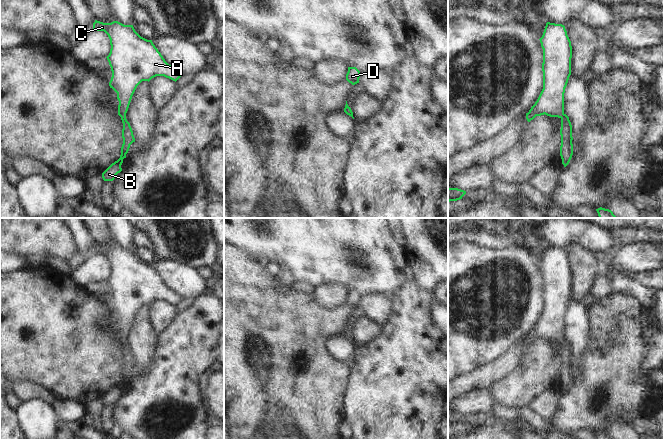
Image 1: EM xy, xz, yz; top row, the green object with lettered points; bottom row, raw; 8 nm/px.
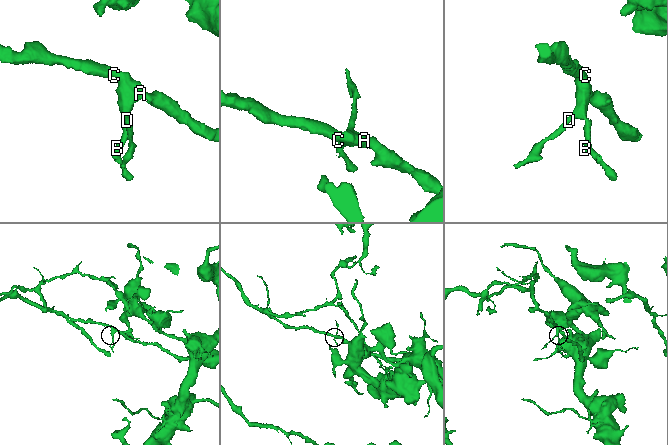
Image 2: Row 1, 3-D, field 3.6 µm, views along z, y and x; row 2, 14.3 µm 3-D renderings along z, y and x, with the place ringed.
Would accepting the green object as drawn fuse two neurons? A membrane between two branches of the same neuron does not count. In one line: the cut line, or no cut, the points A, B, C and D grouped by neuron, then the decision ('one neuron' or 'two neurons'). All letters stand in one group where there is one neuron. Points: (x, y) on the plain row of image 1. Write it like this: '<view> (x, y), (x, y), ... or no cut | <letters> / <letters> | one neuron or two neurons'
no cut | A B C D | one neuron

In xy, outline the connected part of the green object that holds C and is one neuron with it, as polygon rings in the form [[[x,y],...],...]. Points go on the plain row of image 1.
[[[95,244],[93,254],[104,255],[110,263],[111,273],[106,281],[112,295],[109,310],[117,317],[118,339],[123,347],[120,382],[102,397],[104,405],[113,405],[122,395],[123,383],[126,382],[130,369],[135,366],[126,337],[137,310],[156,300],[164,300],[176,306],[182,298],[165,285],[152,264],[141,261],[133,249]]]

